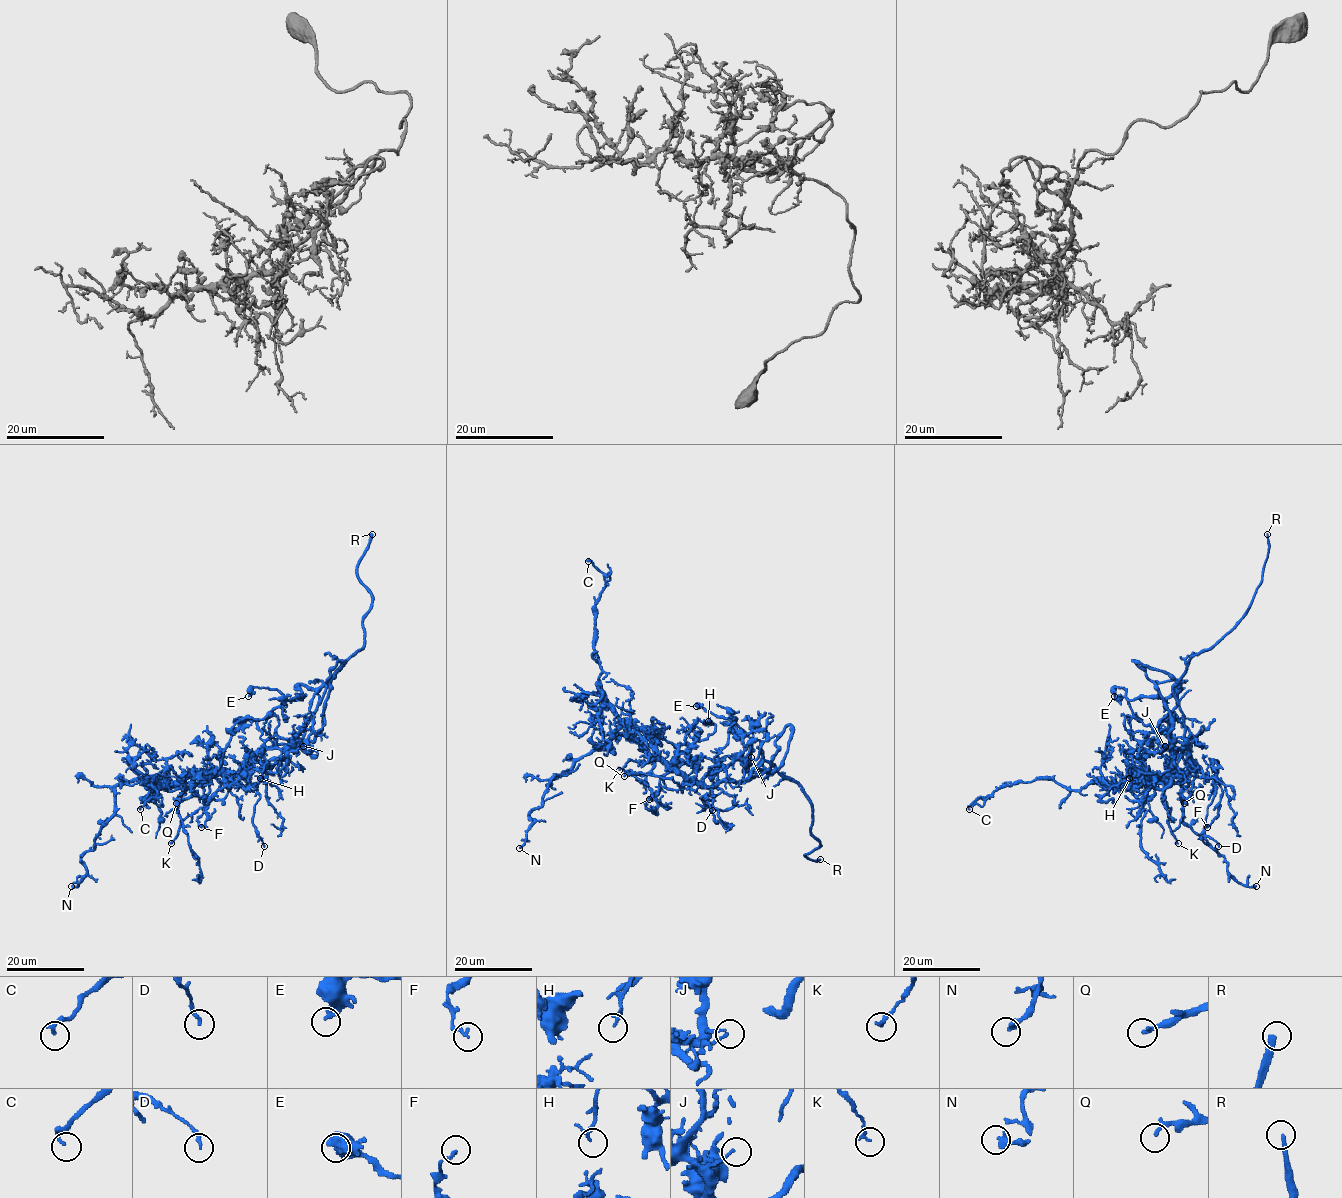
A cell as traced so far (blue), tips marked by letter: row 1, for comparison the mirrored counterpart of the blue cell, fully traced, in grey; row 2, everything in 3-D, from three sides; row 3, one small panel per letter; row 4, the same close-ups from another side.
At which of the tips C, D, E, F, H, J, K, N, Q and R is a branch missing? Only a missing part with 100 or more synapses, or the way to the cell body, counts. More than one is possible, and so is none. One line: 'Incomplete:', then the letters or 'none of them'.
Incomplete: R

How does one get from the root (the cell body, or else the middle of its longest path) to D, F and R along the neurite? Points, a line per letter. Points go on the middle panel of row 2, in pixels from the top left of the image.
D: (697, 786), (711, 790), (714, 797), (710, 806), (705, 807), (707, 805), (700, 798), (706, 799), (712, 810)
F: (697, 786), (683, 773), (671, 771), (656, 759), (646, 782), (658, 805), (657, 814), (645, 805), (649, 799)
R: (697, 786), (742, 781), (774, 765), (801, 787), (811, 803), (811, 832), (819, 845), (805, 855), (820, 859)

